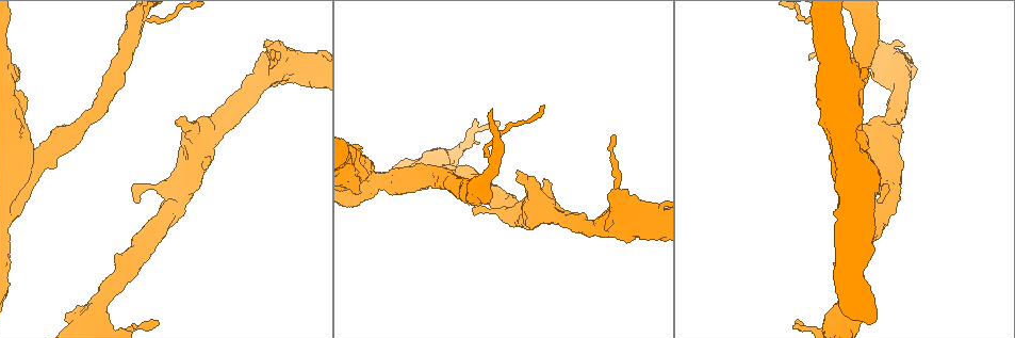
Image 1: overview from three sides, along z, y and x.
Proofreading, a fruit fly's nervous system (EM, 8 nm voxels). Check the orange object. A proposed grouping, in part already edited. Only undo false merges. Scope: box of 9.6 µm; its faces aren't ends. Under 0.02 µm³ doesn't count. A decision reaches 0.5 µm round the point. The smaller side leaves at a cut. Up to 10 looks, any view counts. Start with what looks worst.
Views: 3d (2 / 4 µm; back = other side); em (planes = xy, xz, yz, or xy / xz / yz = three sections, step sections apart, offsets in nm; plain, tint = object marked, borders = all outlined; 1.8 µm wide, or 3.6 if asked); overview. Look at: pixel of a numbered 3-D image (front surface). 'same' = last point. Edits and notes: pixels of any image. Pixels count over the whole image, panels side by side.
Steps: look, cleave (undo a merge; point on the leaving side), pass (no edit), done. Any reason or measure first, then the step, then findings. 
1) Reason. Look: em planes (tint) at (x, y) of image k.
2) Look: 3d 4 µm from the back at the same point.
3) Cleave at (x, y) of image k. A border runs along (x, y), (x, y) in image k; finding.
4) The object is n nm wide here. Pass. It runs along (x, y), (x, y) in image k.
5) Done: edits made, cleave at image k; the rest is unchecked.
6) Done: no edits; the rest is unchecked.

Look: em yz step 8 (tint) at (368, 178) of image 1.

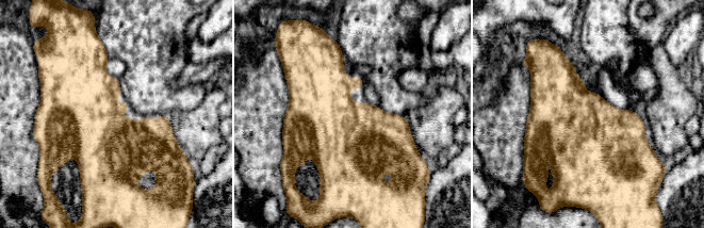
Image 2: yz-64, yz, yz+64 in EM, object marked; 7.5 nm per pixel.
Another direction. Look: em planes (tint) at the same point.

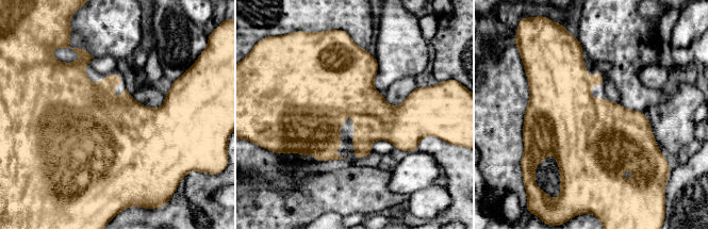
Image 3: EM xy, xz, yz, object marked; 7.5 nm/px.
Pass. One neuron here.

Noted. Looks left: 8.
Sudden change in width. Look: em planes (tint) at (897, 74) of image 1.

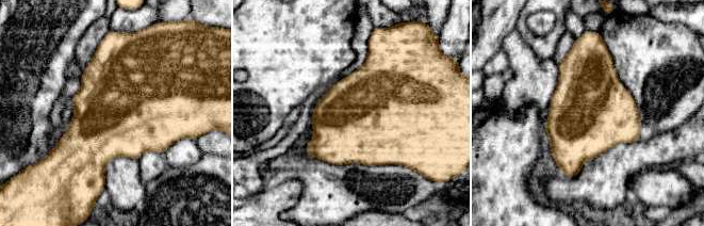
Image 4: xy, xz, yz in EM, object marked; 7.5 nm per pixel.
Pass. One neuron here.

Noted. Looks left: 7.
Calibre changes. Look: em 3.6 µm xy step 4 (tint) at (851, 75) of image 1.

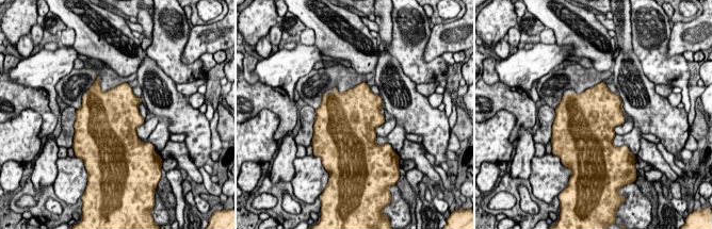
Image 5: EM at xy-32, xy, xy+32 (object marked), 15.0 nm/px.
Look: em 3.6 µm planes (tint) at the same point.

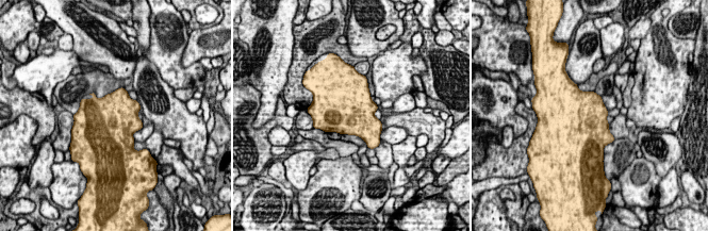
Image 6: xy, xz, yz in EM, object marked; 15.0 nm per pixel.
Pass. All the same neuron.

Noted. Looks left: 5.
Calibre changes. Look: 3d 4 µm at (530, 181) of image 1.

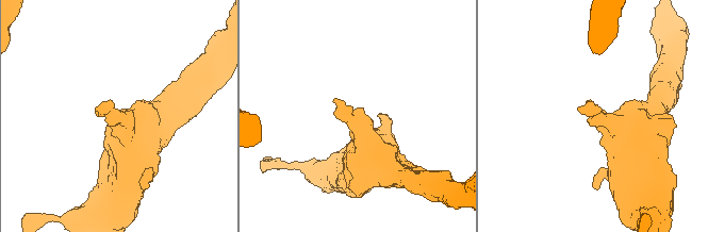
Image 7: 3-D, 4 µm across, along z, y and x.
Shape alone is not enough. Look: em 3.6 µm planes (tint) at (115, 116) of image 7.

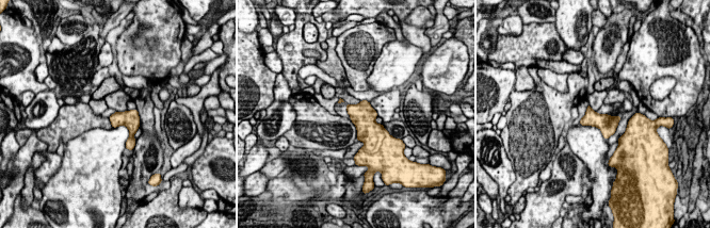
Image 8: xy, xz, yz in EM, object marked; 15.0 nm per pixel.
Pass. One neuron here.

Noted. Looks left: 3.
Done: no edits; the rest is unchecked.

